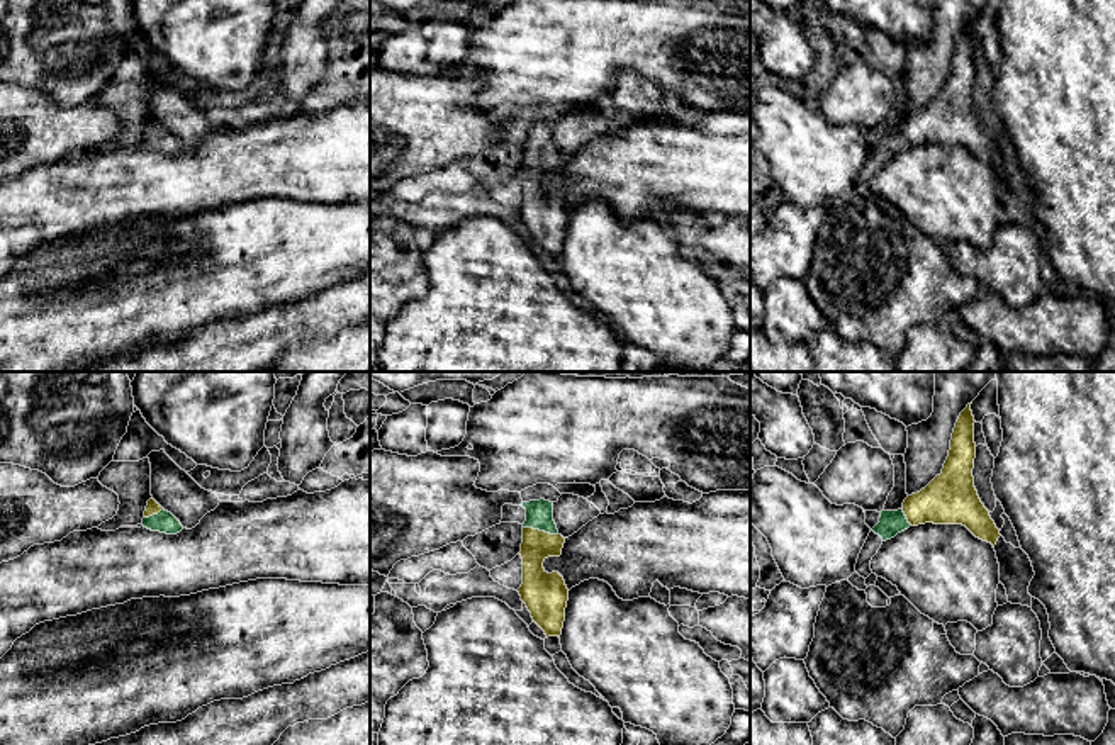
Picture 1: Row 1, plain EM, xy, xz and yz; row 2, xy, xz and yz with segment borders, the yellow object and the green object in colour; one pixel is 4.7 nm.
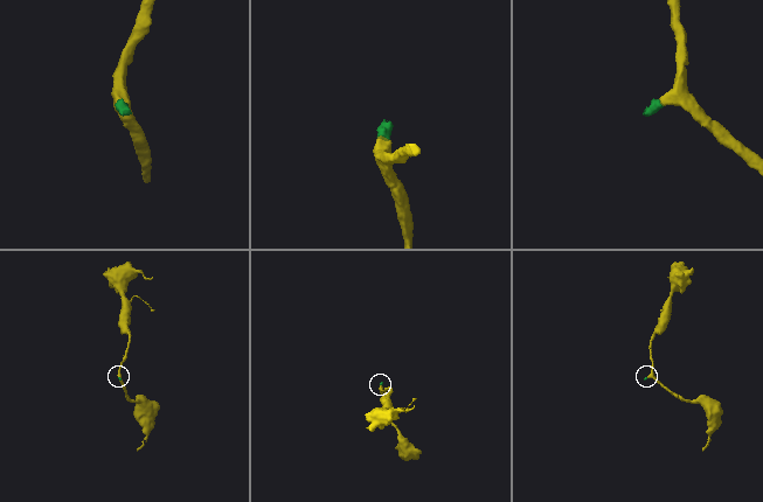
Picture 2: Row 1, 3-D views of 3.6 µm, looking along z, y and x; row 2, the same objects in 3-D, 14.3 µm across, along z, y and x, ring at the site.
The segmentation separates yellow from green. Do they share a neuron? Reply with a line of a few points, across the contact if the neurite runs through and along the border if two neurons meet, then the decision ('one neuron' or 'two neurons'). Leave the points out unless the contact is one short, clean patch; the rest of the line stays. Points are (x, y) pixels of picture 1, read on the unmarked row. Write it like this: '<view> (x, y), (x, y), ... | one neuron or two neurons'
xz (537, 165), (538, 150), (538, 133) | one neuron

